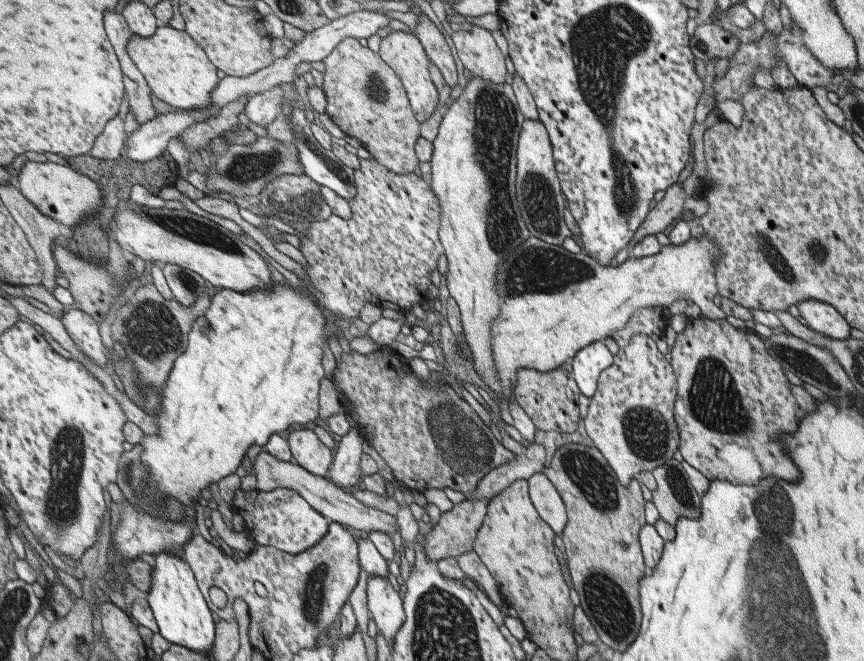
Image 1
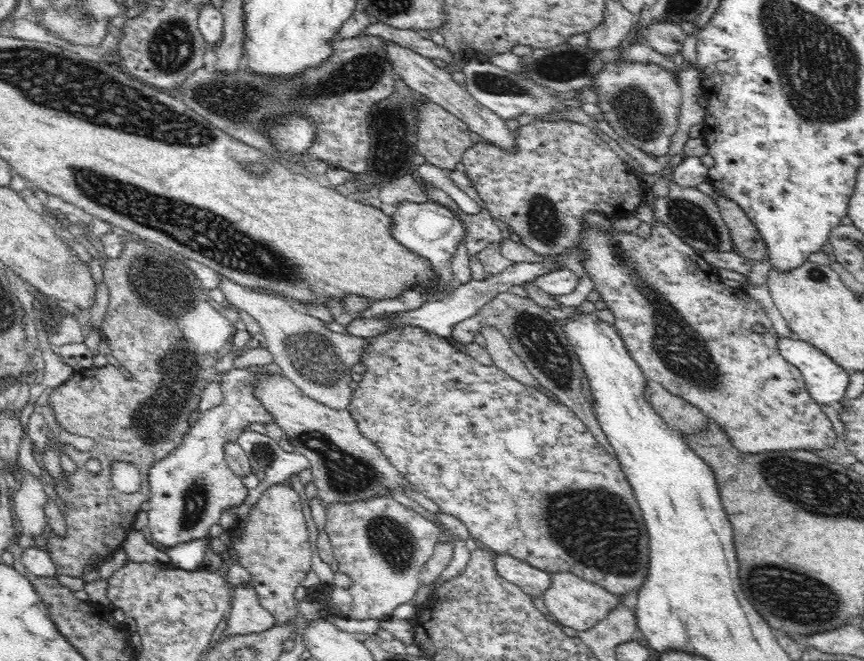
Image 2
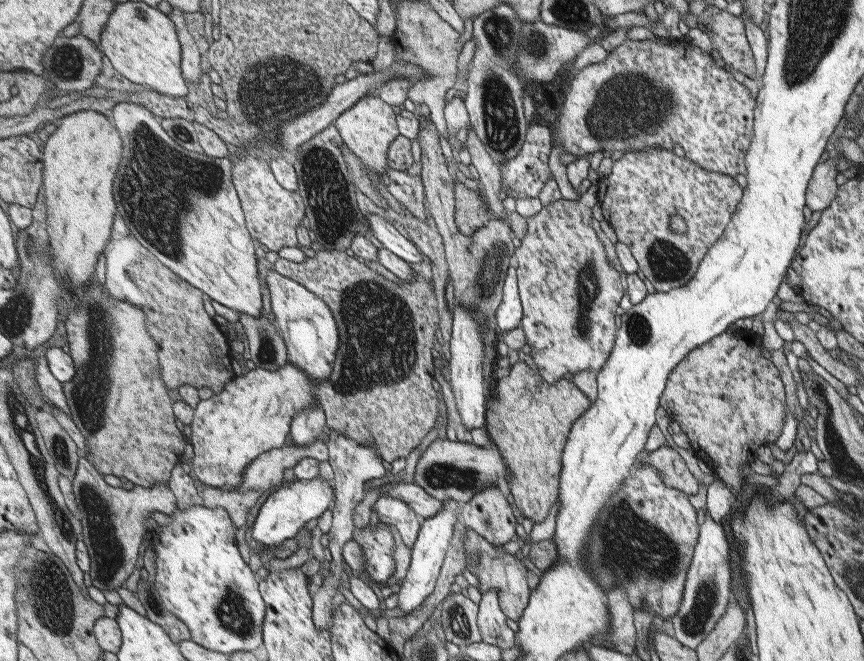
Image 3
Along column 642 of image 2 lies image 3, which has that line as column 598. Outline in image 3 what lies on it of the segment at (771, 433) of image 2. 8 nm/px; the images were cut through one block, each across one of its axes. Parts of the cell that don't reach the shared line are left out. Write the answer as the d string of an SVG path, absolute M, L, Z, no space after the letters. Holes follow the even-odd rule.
M588 189L585 194L580 194L580 200L582 204L563 198L544 204L538 214L526 218L528 233L511 249L519 264L518 286L524 306L520 328L531 346L536 369L550 384L559 382L568 372L576 374L589 368L598 372L611 358L619 332L616 310L624 296L624 284L620 274L608 264L604 246L592 228L592 208L598 203L597 193Z

